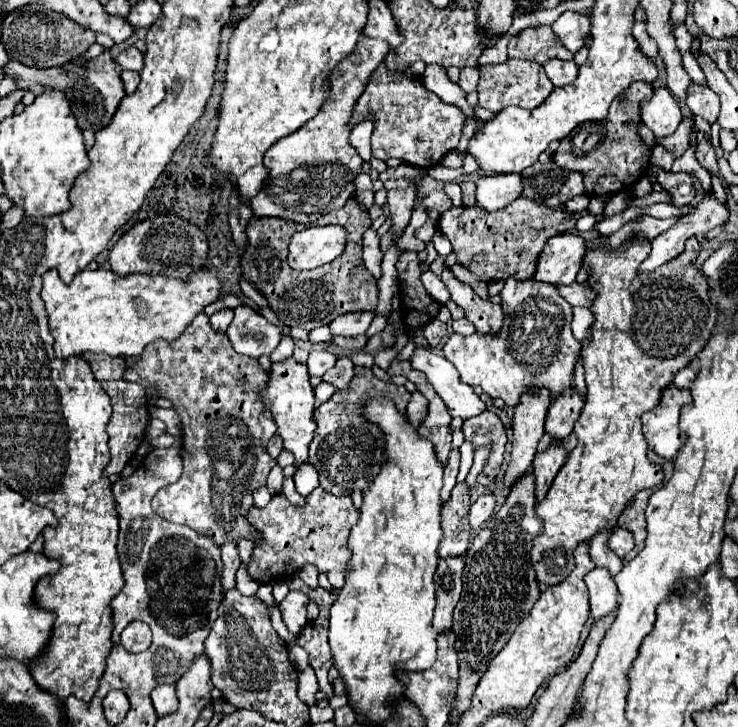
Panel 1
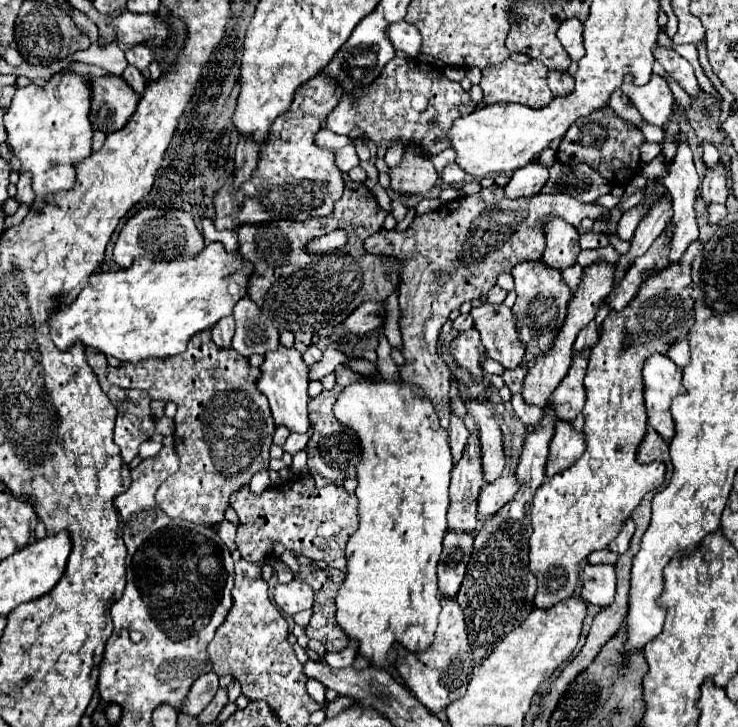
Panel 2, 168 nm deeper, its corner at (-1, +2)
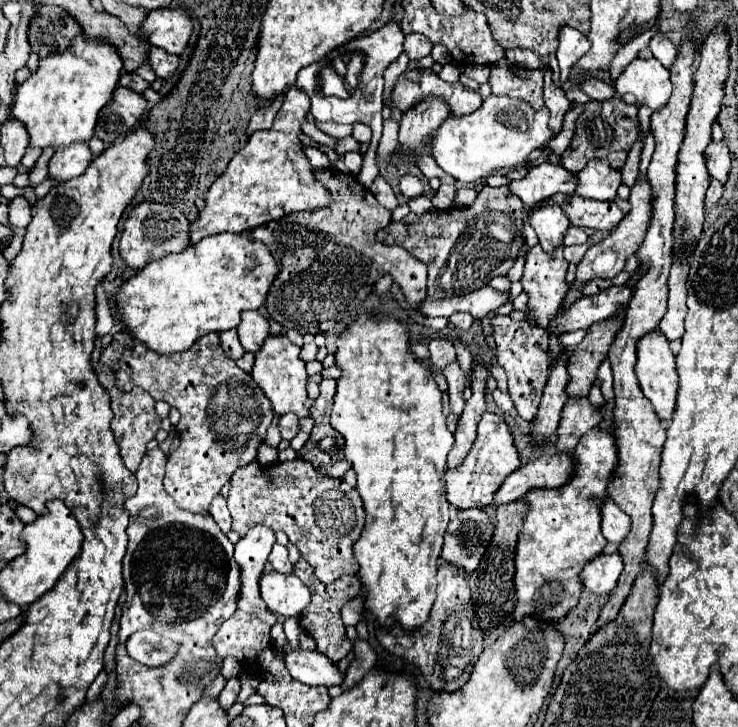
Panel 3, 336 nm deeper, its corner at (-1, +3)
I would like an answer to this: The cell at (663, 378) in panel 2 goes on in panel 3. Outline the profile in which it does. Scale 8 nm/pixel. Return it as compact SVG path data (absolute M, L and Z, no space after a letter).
M653 330L653 332L645 334L639 340L639 344L637 344L635 374L639 378L643 394L651 400L651 404L653 404L655 414L659 416L659 420L669 422L671 420L671 412L673 412L673 404L675 404L675 396L677 396L677 390L679 390L679 378L677 378L675 354L673 354L667 338L659 330Z

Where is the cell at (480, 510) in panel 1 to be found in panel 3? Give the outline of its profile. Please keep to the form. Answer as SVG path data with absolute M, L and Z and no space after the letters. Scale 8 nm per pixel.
M541 454L537 460L517 468L505 478L493 496L493 504L509 504L523 498L531 488L559 488L573 474L573 458L569 454Z

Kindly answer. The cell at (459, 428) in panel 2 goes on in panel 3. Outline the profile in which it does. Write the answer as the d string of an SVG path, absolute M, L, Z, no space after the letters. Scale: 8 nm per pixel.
M453 362L449 364L445 370L441 370L447 384L449 384L449 404L453 410L455 418L461 418L463 408L465 408L465 400L463 400L463 388L465 388L465 374L461 372L459 364Z

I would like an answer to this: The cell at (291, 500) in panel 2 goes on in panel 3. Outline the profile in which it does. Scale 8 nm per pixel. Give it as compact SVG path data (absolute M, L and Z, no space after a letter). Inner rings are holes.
M301 458L291 462L275 462L269 466L269 470L261 470L257 462L251 464L251 468L239 468L239 472L235 472L231 478L227 506L233 516L233 530L239 536L245 536L247 530L257 524L285 532L291 544L295 544L301 556L315 568L315 576L325 584L337 580L343 574L355 574L359 570L351 552L351 544L359 538L359 532L365 524L365 512L359 494L341 478L315 472L315 468ZM331 492L339 492L339 496L351 504L351 512L355 512L355 520L351 520L351 532L327 532L327 528L319 524L315 500L319 500L319 496L331 496Z

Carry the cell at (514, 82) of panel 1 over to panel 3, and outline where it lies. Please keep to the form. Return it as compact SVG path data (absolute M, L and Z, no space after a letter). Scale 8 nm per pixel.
M511 62L491 64L489 86L495 96L513 96L529 102L535 110L543 104L543 70L521 70Z

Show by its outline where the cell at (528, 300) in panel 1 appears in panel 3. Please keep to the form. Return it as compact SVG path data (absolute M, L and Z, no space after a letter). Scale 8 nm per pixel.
M535 246L527 252L521 284L523 284L523 292L529 296L527 320L537 324L539 328L547 328L561 308L561 302L569 290L569 286L565 282L565 272L567 272L567 260L563 258L563 248L559 248L559 252L555 252L555 254L543 252L539 246Z

